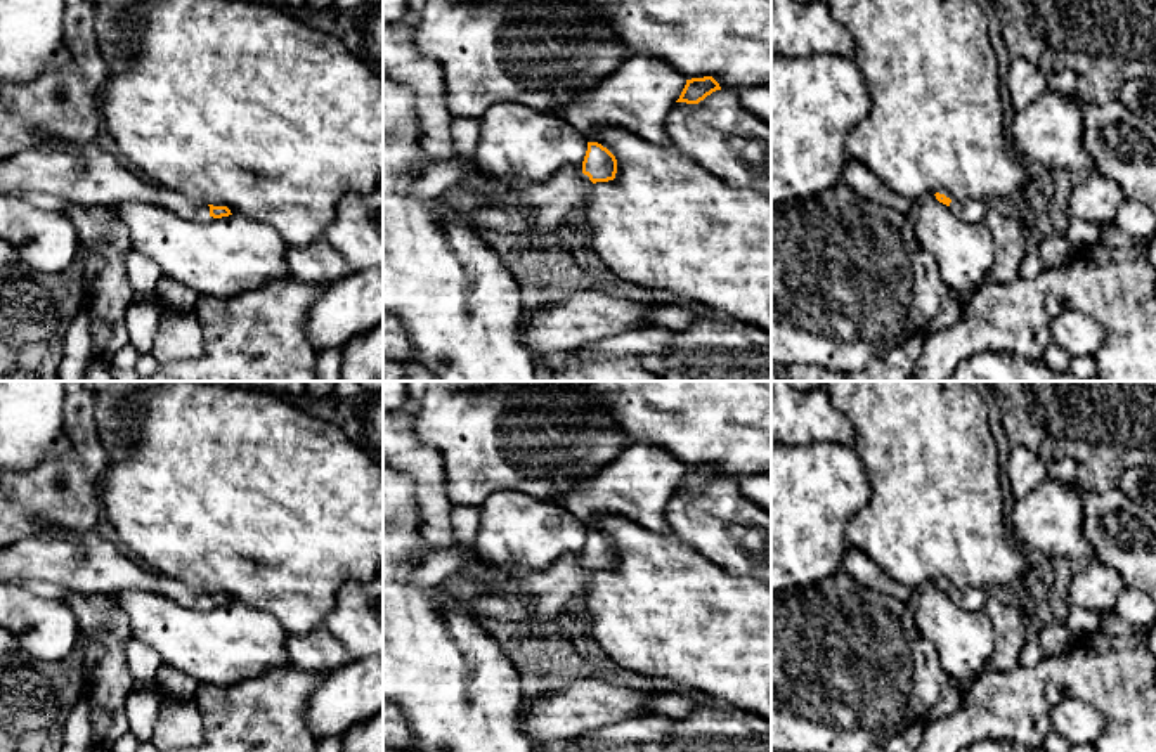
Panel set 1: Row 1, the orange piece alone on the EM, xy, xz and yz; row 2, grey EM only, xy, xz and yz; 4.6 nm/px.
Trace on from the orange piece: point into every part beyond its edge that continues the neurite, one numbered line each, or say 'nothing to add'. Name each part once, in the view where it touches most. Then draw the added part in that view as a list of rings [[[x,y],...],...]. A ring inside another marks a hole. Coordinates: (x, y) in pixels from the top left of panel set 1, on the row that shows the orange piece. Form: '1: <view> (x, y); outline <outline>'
1: xz (550, 201); outline [[[582,166],[563,168],[546,182],[523,185],[501,180],[482,170],[466,172],[456,185],[487,196],[490,206],[516,204],[530,211],[534,224],[523,236],[525,239],[553,234],[567,213],[581,208],[593,191],[593,182],[582,173]]]

